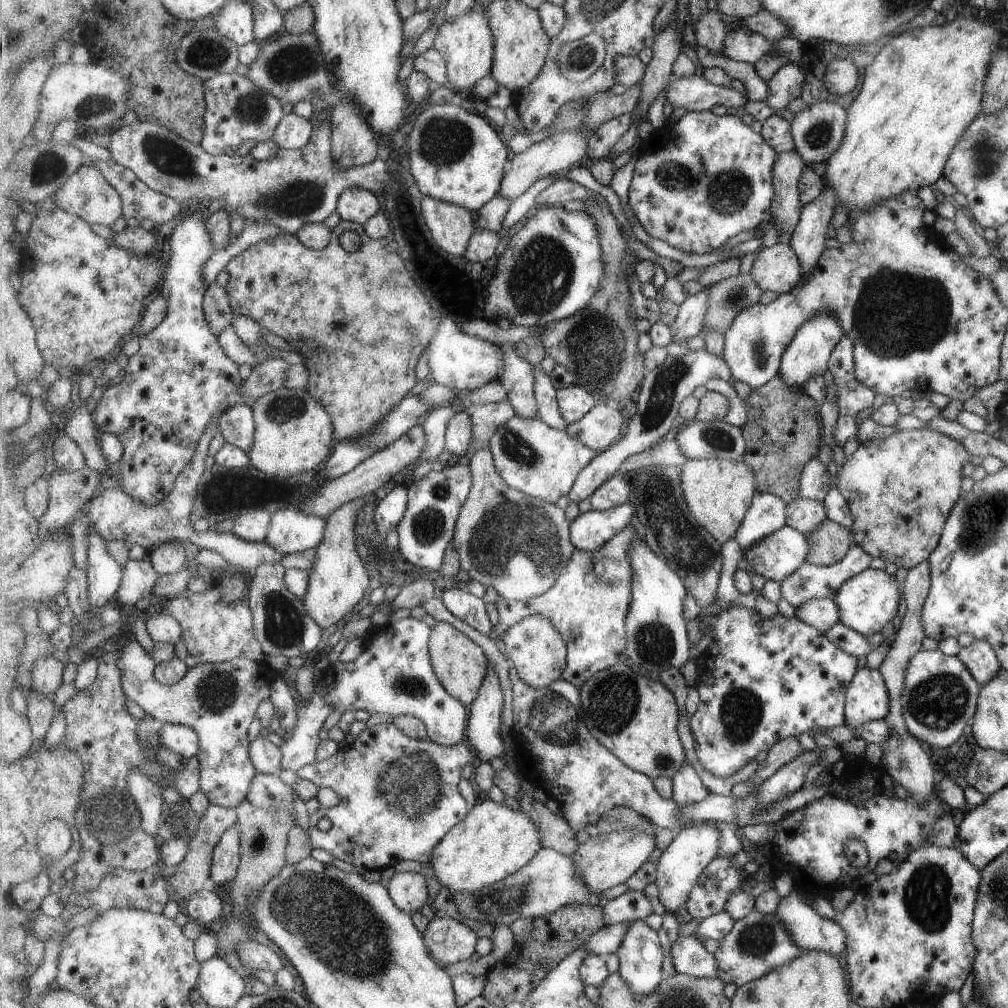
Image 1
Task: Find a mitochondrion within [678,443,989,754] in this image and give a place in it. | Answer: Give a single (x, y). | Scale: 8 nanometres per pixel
(936, 703)

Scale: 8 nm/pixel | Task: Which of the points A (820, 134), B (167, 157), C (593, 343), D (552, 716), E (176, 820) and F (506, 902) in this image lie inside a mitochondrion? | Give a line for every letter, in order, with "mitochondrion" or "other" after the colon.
A: mitochondrion
B: mitochondrion
C: mitochondrion
D: mitochondrion
E: mitochondrion
F: mitochondrion

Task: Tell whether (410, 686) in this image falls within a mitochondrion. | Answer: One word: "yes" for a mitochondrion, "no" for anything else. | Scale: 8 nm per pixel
yes

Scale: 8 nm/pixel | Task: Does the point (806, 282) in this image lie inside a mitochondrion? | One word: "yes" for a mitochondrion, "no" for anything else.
no

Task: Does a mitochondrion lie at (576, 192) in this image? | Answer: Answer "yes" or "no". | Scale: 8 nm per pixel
no

